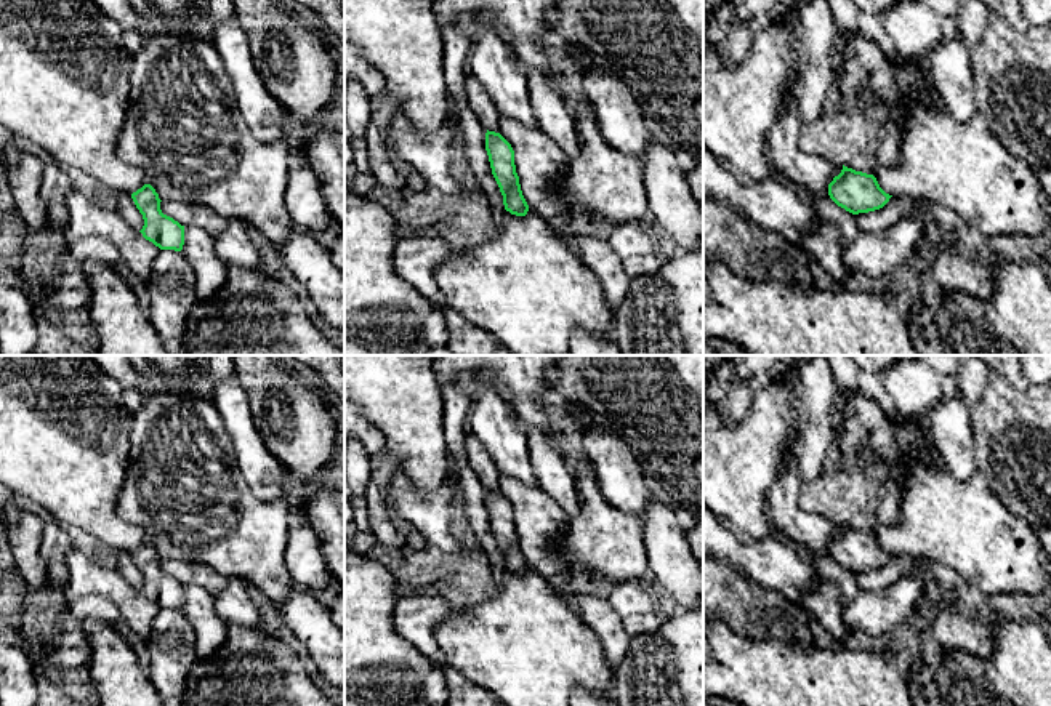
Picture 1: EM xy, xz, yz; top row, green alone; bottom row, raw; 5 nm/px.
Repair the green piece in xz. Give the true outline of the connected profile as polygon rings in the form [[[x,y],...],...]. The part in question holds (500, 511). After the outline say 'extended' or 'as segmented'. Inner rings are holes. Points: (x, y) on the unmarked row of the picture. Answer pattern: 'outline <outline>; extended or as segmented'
outline [[[487,488],[485,509],[492,533],[503,554],[505,568],[516,575],[526,575],[529,564],[521,549],[511,503],[500,491]]]; as segmented

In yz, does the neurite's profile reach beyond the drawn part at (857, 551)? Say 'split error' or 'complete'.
complete

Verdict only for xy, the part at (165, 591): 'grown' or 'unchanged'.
unchanged

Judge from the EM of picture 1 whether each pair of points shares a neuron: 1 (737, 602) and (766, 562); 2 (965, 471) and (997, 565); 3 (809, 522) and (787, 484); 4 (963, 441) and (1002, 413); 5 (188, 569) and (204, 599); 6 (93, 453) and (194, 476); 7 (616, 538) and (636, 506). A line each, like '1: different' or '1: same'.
1: different
2: different
3: same
4: different
5: different
6: different
7: different

